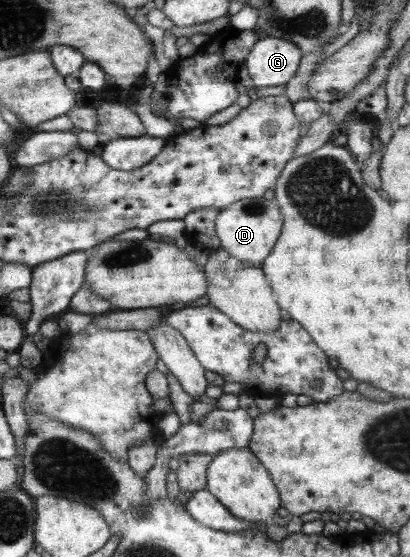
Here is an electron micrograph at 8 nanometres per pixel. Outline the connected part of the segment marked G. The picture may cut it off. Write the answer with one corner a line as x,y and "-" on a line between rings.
263,36
251,48
242,69
252,77
256,87
284,86
297,75
302,54
295,42

